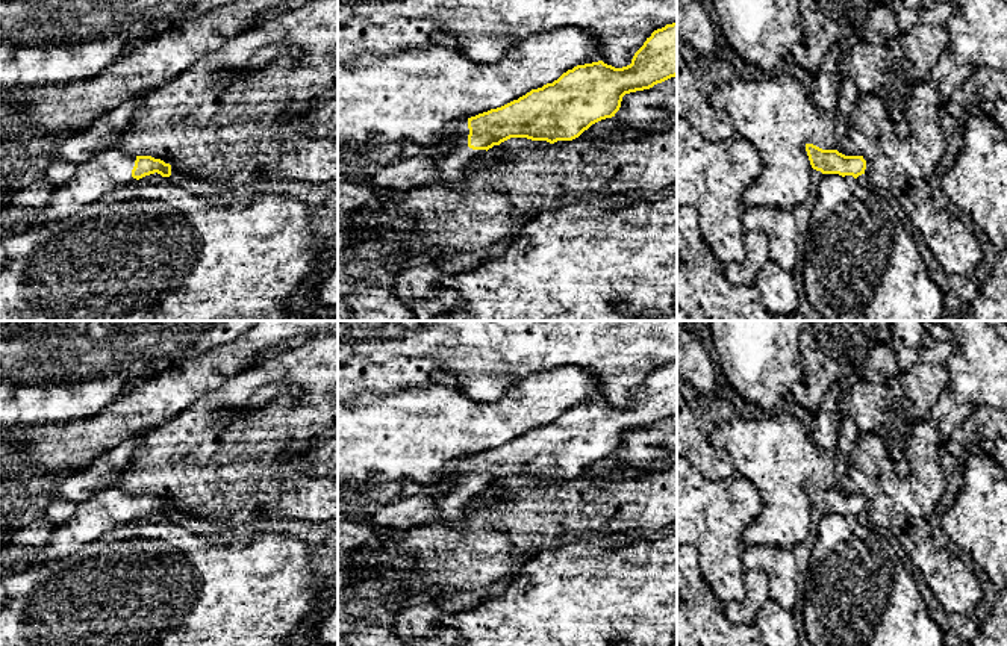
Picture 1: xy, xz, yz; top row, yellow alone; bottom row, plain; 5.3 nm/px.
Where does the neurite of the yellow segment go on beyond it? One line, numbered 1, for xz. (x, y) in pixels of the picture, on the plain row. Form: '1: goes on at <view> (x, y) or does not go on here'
1: goes on at xz (453, 495)

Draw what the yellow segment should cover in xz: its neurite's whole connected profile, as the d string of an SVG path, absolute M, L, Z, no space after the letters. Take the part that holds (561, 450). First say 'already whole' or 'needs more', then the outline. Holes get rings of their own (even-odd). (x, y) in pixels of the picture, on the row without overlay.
needs more; M672 362L654 369L627 405L615 407L603 399L577 404L553 422L532 428L518 439L450 463L436 483L438 492L432 498L438 508L433 520L459 519L474 498L486 493L489 487L510 477L527 477L532 480L547 480L550 483L572 480L592 463L615 455L625 433L650 428L675 415L677 362Z

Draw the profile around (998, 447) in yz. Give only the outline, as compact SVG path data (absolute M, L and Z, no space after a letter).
M996 436L986 446L987 446L993 461L996 463L996 466L1001 471L1007 472L1007 439Z

